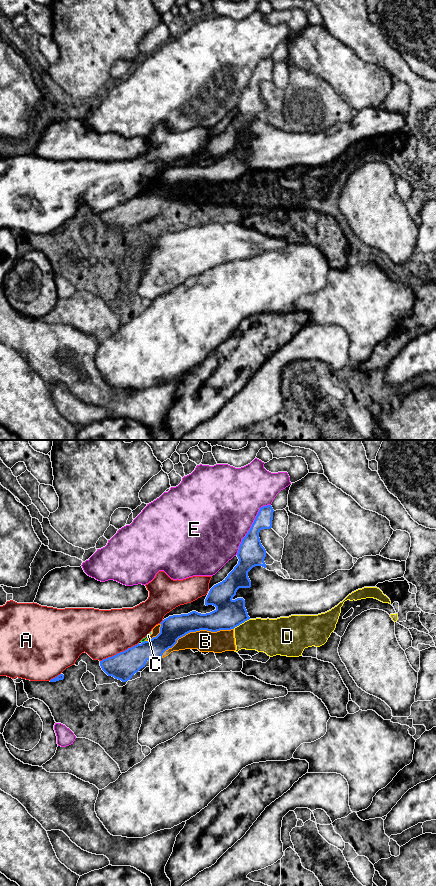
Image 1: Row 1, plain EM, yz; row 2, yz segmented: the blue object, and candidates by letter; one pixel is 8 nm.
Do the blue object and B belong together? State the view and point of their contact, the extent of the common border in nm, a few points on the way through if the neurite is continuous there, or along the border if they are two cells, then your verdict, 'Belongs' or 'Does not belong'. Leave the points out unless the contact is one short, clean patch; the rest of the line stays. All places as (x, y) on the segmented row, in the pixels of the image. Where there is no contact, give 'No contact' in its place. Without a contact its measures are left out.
Touches blue at yz (195, 631). Shared border 650 nm. Does not belong

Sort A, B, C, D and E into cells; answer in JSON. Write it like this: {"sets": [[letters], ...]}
{"sets": [["A"], ["B", "C", "D"], ["E"]]}

